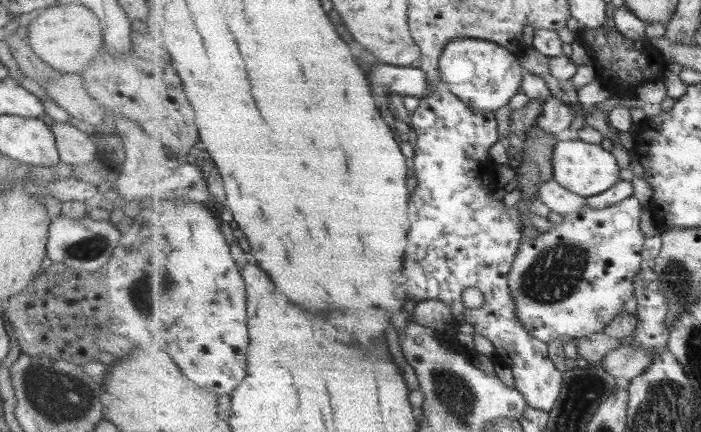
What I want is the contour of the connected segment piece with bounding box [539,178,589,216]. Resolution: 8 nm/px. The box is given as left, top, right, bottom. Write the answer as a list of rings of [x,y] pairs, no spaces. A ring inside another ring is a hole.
[[[554,178],[542,182],[539,198],[553,212],[557,212],[562,216],[580,212],[589,201],[589,198],[561,186]]]

